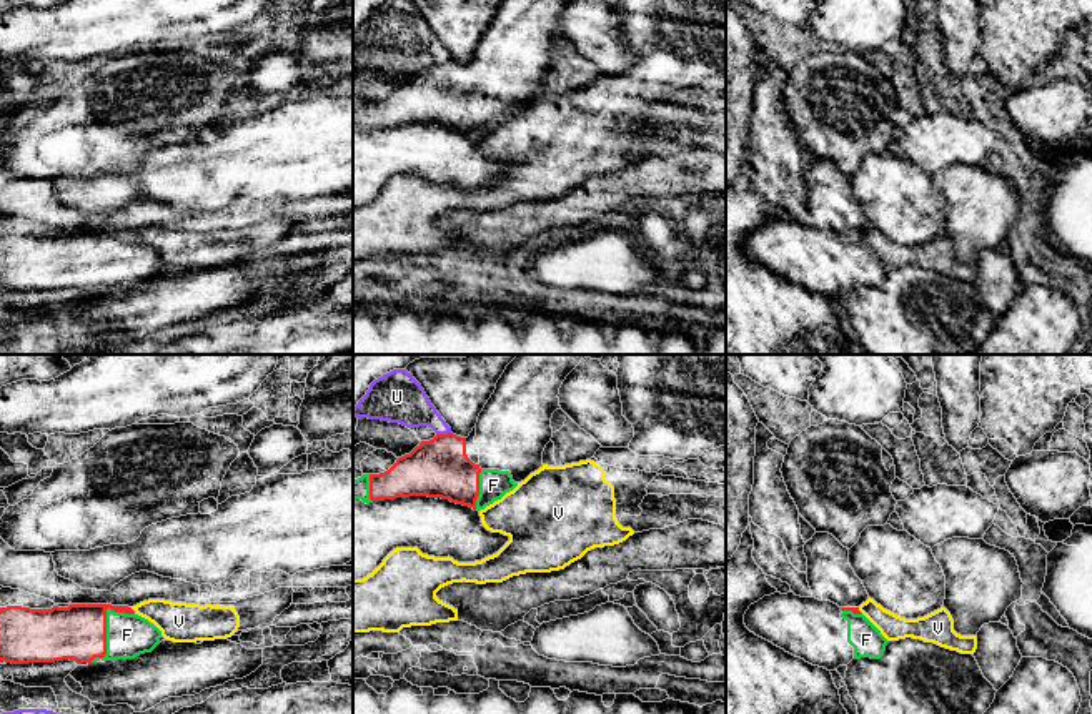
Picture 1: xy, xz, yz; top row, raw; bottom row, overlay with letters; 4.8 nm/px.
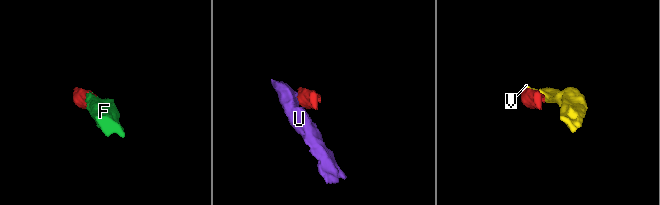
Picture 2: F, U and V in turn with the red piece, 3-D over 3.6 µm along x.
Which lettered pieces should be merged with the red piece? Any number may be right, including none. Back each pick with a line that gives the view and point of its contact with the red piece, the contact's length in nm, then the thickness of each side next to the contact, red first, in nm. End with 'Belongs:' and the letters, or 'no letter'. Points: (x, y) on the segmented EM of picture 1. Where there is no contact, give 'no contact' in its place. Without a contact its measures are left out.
F: meets red in xy at (105, 626); contact 320 nm long; 280 nm thick on the red side, 200 nm on the other
Belongs: F

